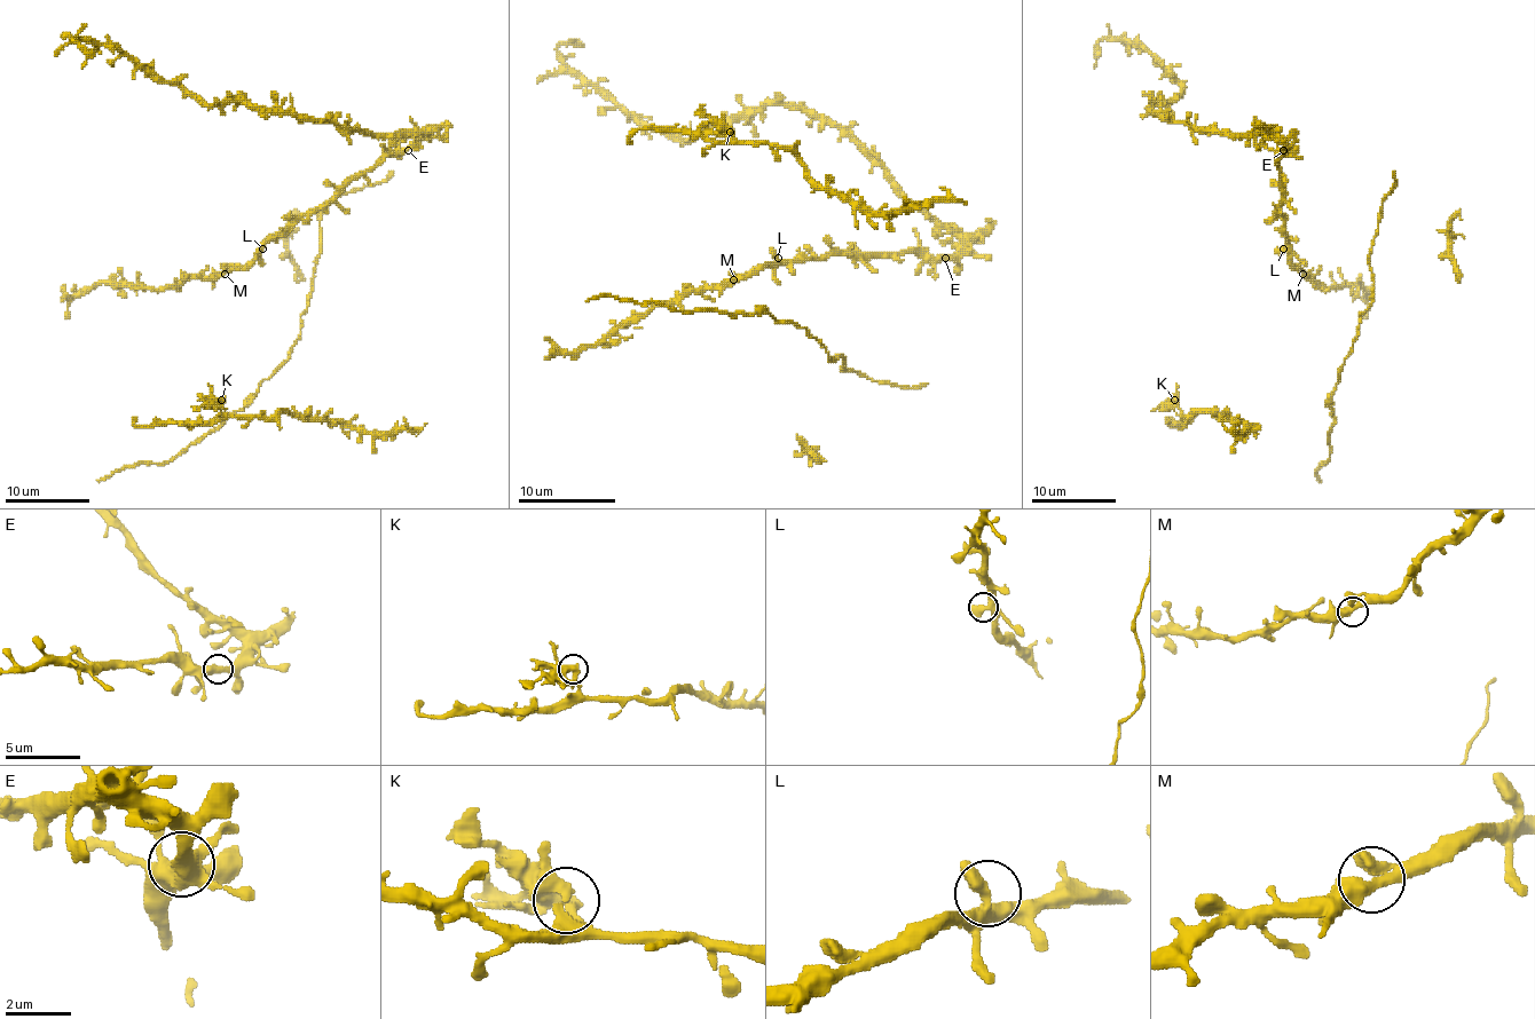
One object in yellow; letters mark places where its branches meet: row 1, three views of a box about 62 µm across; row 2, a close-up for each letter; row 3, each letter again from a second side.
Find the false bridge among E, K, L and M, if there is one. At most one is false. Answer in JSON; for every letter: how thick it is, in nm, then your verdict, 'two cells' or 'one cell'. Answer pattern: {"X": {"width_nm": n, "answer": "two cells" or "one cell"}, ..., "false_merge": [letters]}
{"E": {"width_nm": 460, "answer": "one cell"}, "K": {"width_nm": 440, "answer": "two cells"}, "L": {"width_nm": 500, "answer": "one cell"}, "M": {"width_nm": 480, "answer": "one cell"}, "false_merge": ["K"]}

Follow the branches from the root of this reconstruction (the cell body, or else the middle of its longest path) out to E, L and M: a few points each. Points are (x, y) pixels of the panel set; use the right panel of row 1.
E: (1285, 228), (1280, 170), (1283, 150)
L: (1285, 228), (1283, 249)
M: (1285, 228), (1288, 258), (1303, 274)

